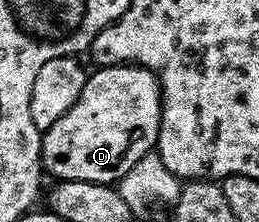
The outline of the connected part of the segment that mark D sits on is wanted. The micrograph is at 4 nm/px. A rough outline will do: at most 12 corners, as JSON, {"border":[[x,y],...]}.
{"border":[[93,71],[40,139],[61,182],[119,183],[160,135],[160,80]]}

